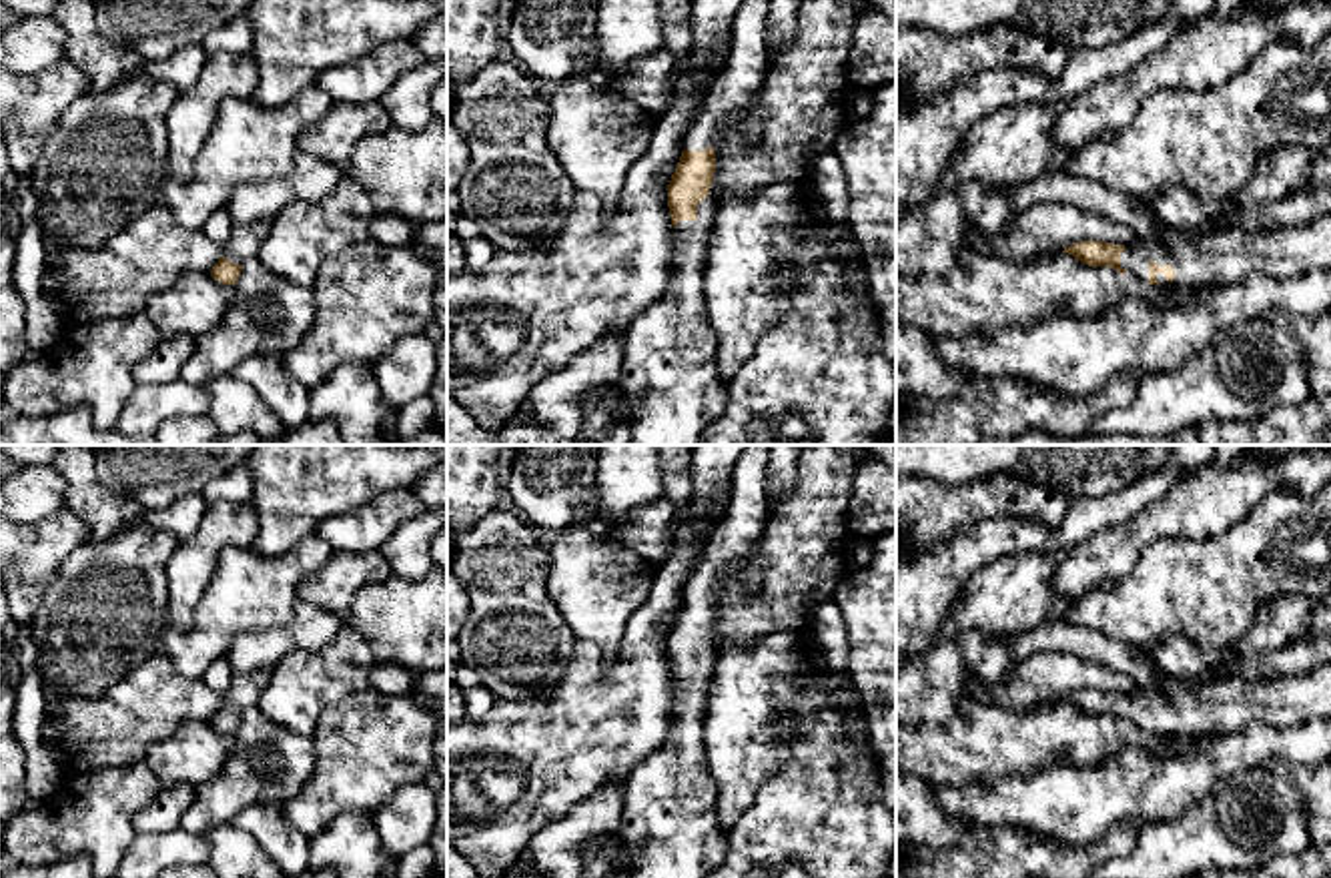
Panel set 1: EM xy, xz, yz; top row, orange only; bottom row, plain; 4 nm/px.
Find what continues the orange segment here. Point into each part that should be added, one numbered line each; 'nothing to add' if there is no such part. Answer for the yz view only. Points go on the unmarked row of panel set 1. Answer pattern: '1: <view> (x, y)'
1: yz (1229, 704)

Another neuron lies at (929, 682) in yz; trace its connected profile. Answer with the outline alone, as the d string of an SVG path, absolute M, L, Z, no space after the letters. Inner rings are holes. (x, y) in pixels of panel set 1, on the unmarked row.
M958 641L932 643L896 660L896 726L944 726L956 712L964 660Z

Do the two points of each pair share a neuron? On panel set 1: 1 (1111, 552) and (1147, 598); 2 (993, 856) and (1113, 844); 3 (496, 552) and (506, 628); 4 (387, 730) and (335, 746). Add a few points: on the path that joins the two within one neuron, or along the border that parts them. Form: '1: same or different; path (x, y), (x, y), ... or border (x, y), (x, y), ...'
1: different; border (1161, 540), (1123, 576), (1105, 580), (1085, 594)
2: same; path (1023, 856), (1083, 856)
3: same; path (504, 570), (506, 610)
4: same; path (375, 742), (369, 746), (347, 746)

